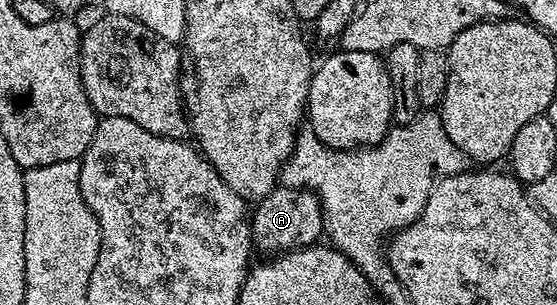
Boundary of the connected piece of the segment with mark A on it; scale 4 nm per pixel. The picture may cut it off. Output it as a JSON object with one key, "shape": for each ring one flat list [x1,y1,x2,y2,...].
{"shape":[[279,184,253,207,250,236,253,249,263,250,266,256,281,256,291,250,301,250,303,246,315,245,323,237,322,201,310,190]]}

